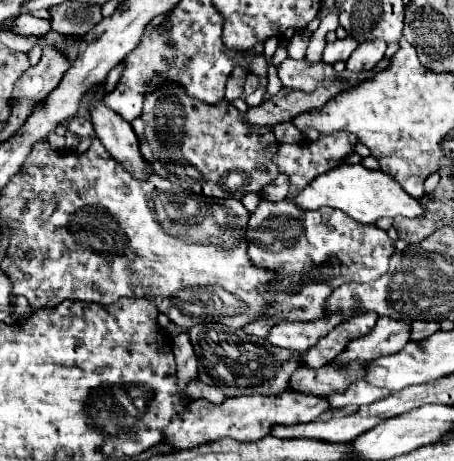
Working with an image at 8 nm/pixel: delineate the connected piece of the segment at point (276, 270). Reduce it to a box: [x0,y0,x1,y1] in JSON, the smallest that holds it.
[243,199,395,337]

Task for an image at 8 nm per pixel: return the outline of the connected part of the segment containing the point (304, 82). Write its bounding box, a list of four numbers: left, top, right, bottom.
[277,59,335,93]

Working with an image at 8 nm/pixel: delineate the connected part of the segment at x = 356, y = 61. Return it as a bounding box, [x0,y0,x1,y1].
[347,39,387,71]

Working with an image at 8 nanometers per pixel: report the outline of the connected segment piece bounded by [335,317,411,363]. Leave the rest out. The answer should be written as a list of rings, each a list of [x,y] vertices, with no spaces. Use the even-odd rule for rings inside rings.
[[[379,317],[371,333],[353,339],[343,355],[335,359],[335,363],[345,363],[345,361],[373,361],[383,355],[393,355],[403,349],[403,345],[409,343],[409,333],[411,325],[409,323],[399,323],[393,321],[391,317]]]

